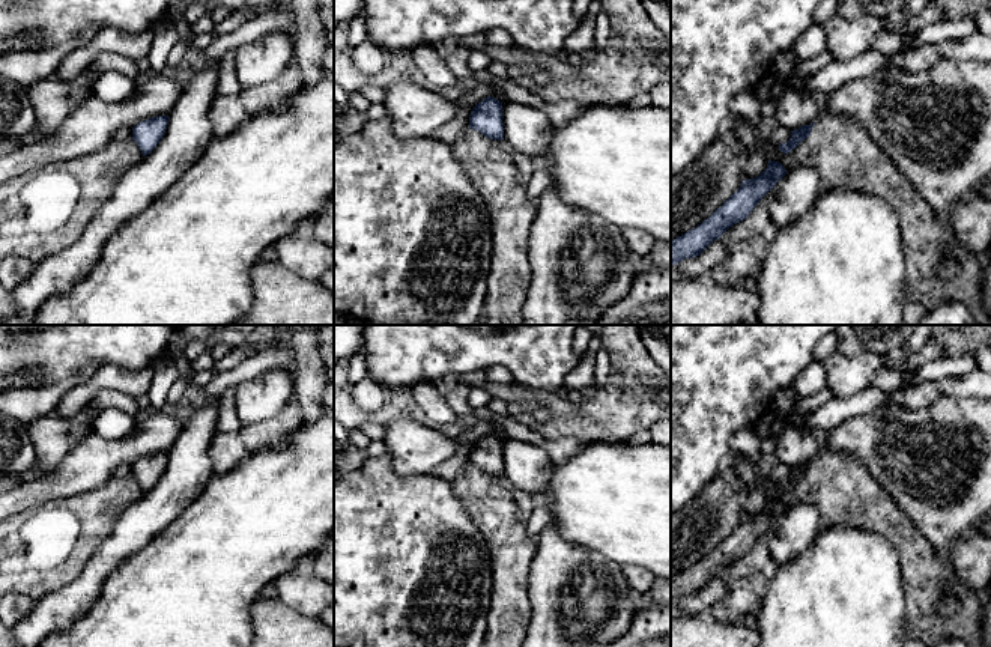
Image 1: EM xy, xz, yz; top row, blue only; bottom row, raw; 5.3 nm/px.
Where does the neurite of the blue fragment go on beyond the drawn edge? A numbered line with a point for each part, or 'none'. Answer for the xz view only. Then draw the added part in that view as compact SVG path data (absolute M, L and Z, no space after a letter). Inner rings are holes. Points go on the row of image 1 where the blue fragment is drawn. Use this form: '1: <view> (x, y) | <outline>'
none

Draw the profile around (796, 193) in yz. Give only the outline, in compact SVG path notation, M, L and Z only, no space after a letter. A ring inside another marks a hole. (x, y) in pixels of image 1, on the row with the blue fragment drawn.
M805 166L789 170L773 187L770 202L773 230L799 221L815 205L821 191L823 184L817 170Z

